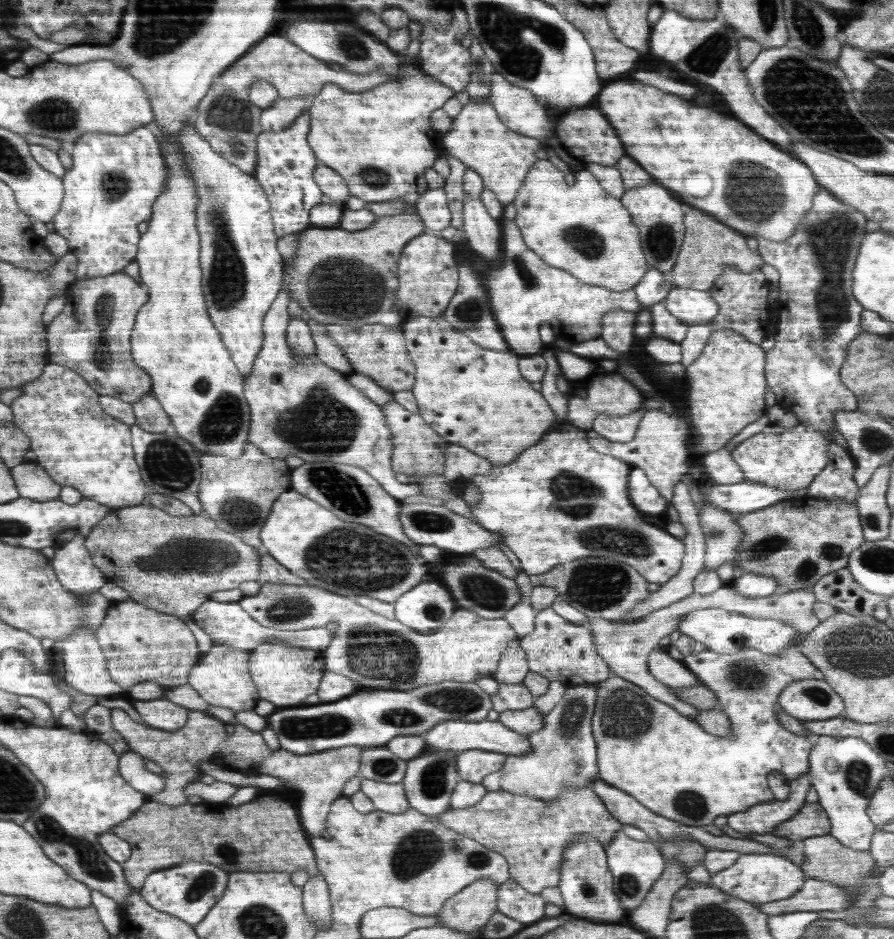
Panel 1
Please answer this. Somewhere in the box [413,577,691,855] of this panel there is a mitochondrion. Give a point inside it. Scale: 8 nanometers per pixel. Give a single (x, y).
(625, 715)

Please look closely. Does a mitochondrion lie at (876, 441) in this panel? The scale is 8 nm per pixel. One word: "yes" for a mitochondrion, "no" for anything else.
yes

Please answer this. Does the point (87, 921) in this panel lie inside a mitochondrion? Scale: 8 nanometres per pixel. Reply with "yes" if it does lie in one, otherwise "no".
no

